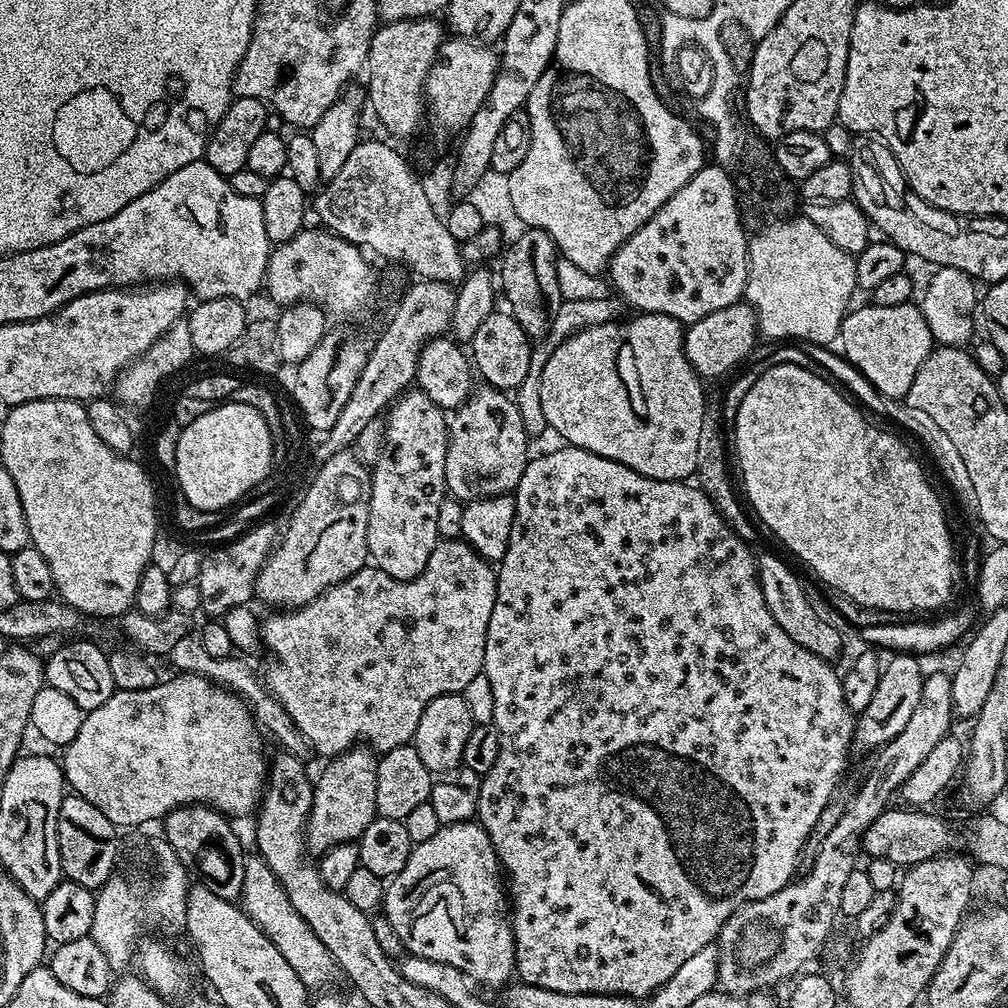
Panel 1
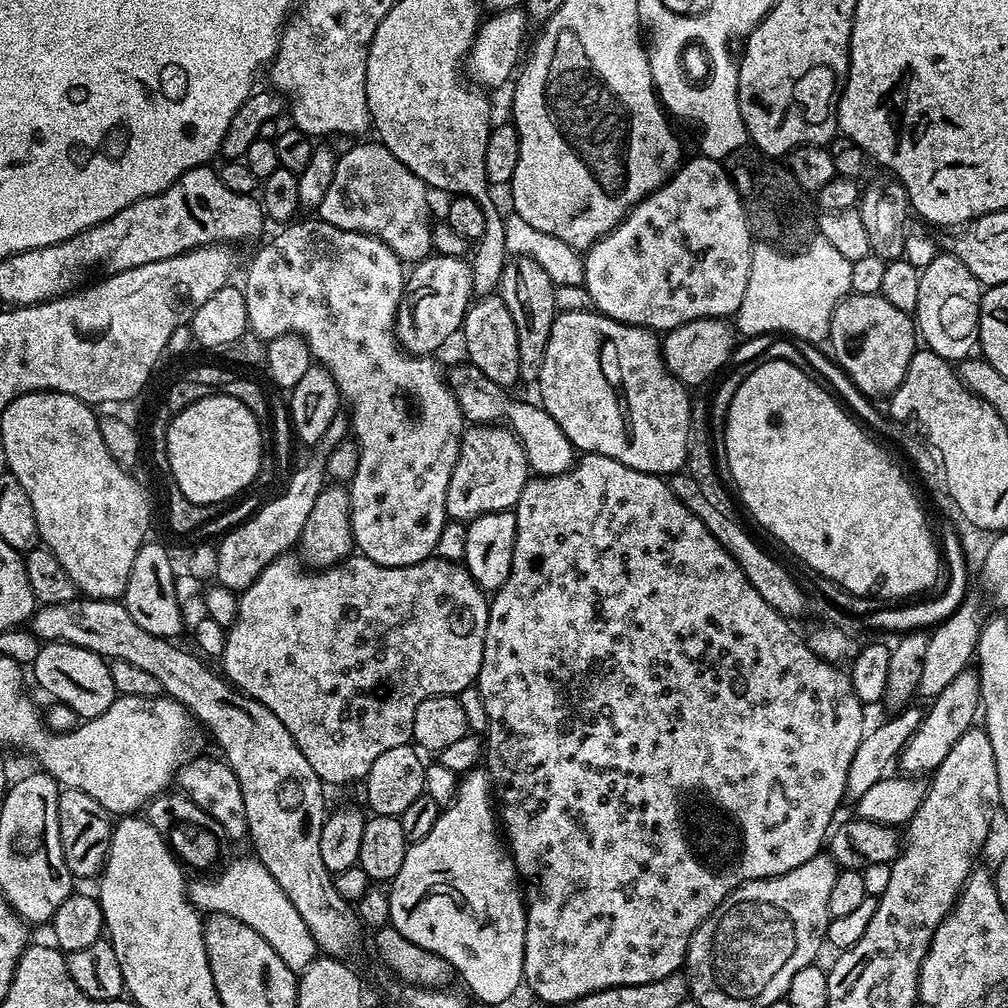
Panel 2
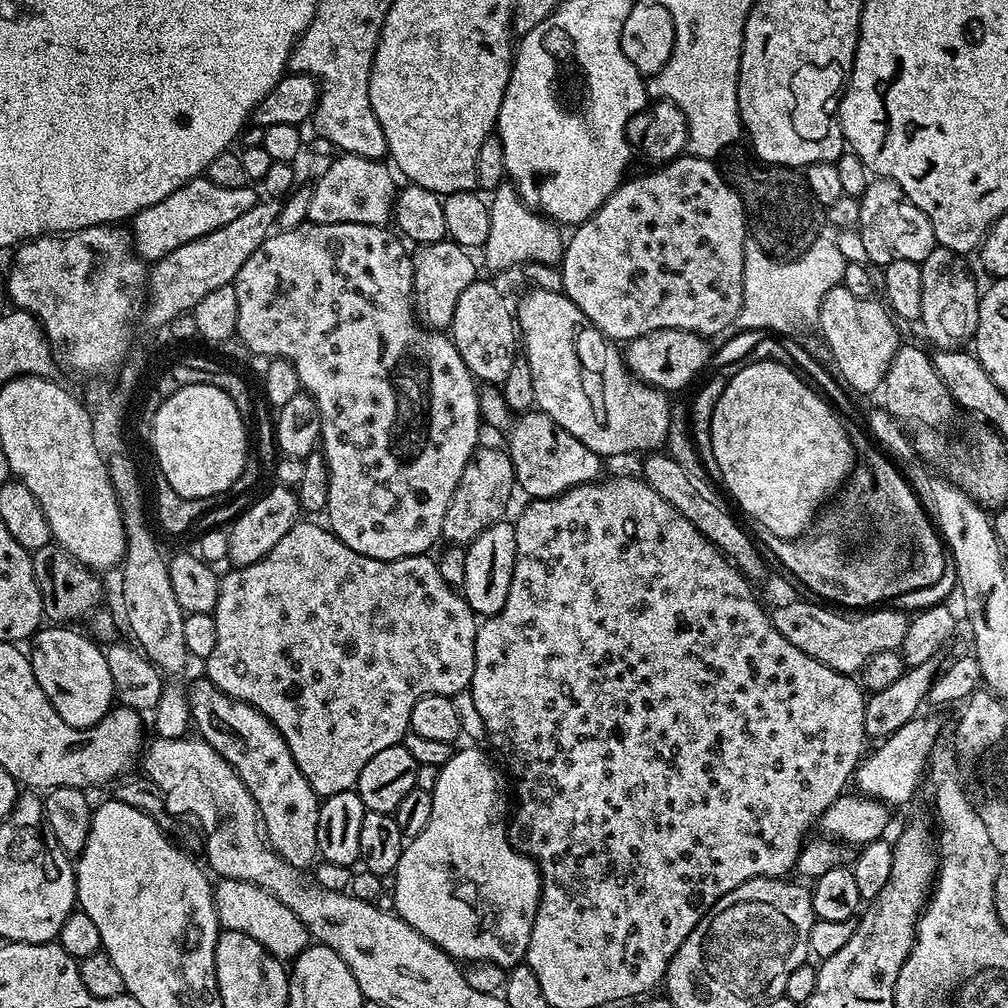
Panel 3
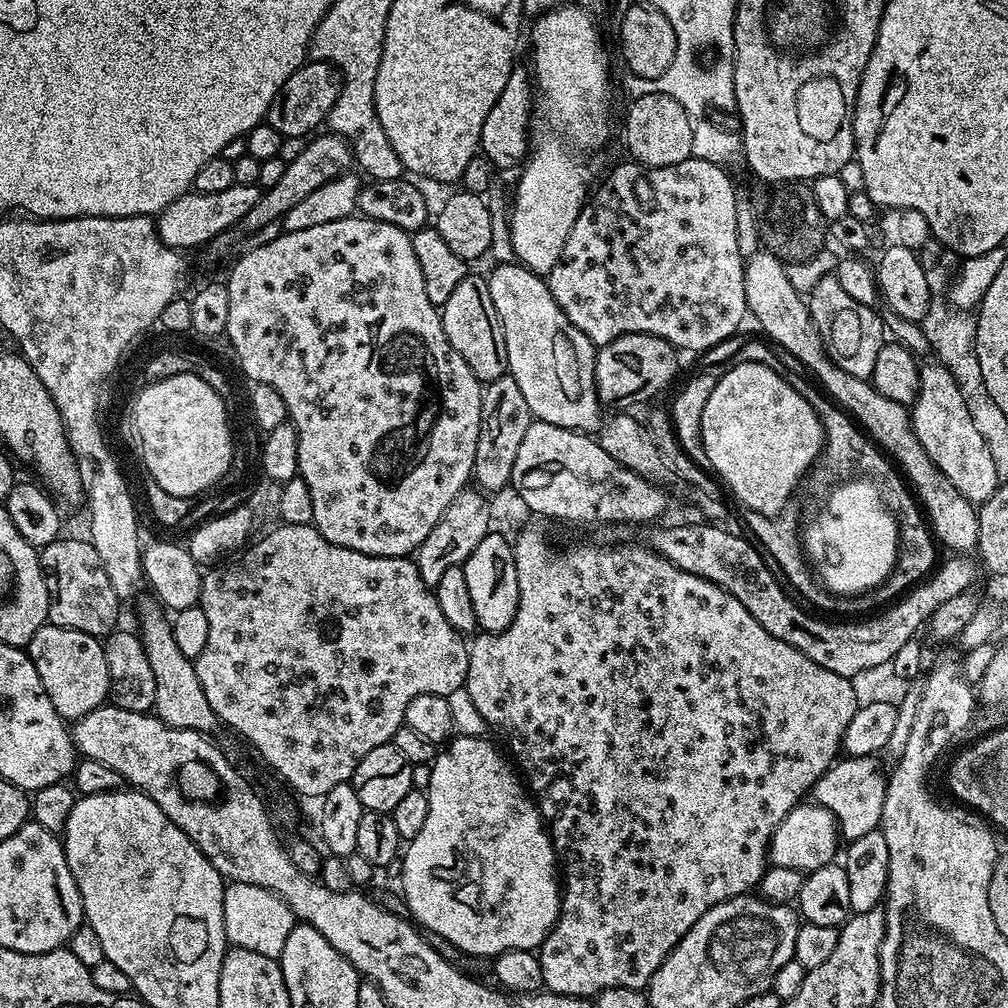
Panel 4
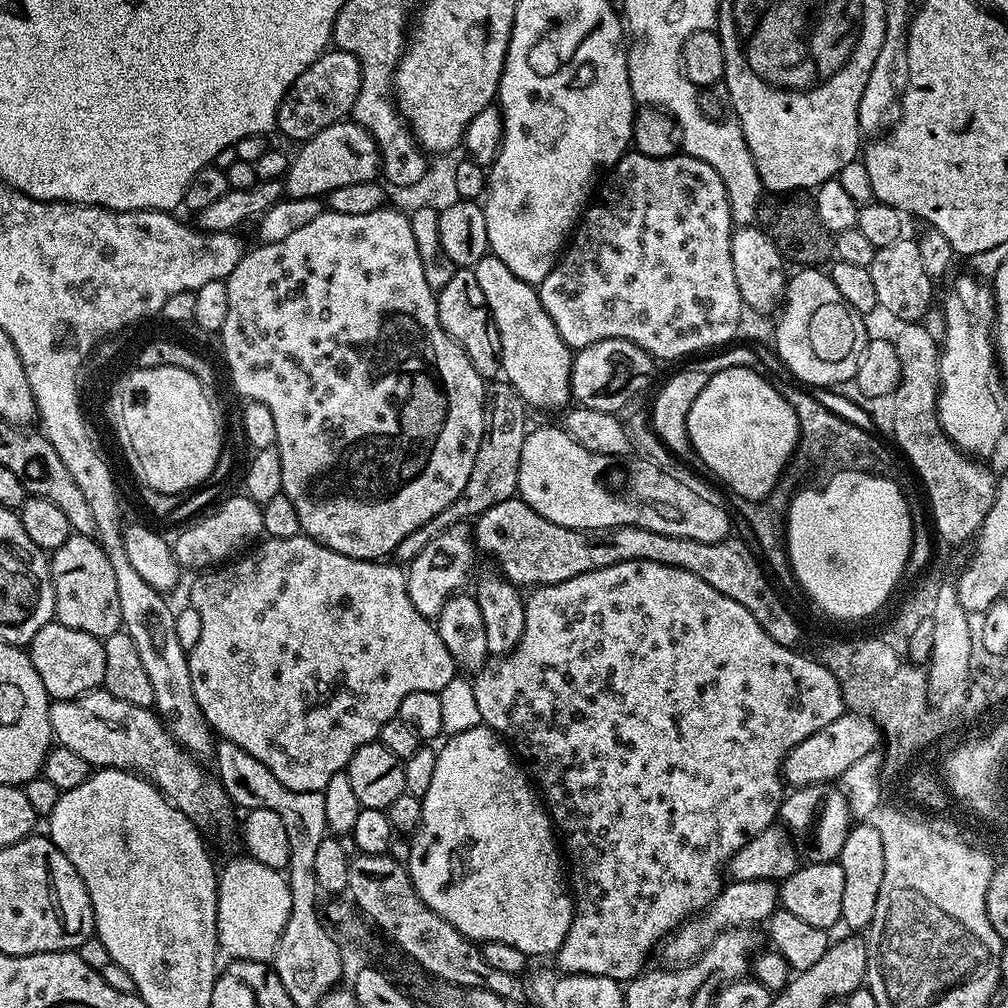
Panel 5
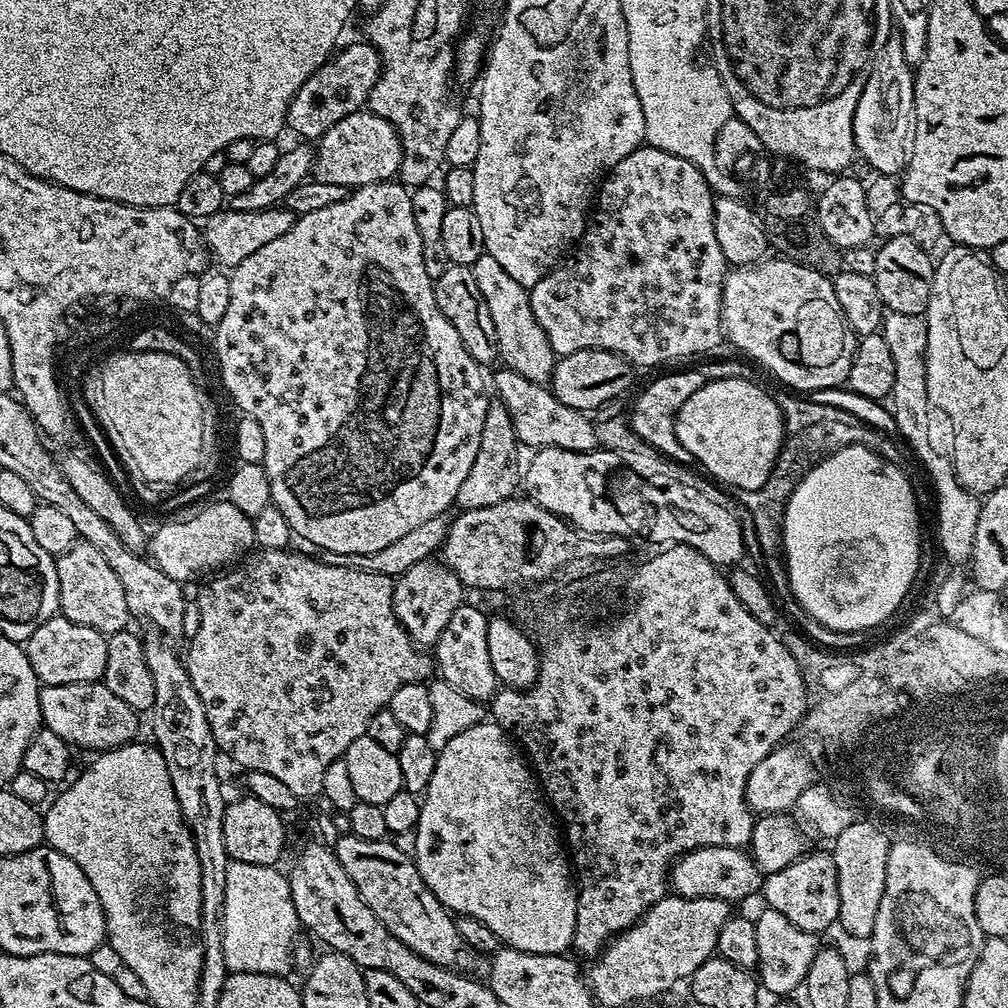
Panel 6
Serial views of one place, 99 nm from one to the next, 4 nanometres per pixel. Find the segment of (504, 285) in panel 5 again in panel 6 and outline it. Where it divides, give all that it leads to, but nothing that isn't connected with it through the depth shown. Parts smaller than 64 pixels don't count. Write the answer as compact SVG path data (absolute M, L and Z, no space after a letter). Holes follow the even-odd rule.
M485 255L478 258L478 262L470 265L474 274L474 282L478 282L478 290L482 290L482 298L486 298L486 306L490 306L490 318L494 318L494 330L498 330L498 346L500 360L507 367L513 368L522 378L530 378L534 382L544 384L551 381L552 367L558 359L552 351L550 342L538 326L538 318L534 318L534 310L530 306L529 289L522 287L494 258Z

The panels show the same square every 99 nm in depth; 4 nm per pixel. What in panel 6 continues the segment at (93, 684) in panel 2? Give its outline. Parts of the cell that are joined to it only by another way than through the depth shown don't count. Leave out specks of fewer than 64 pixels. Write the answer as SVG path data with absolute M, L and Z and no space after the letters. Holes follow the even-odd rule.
M55 615L46 622L42 622L34 634L23 645L24 653L28 655L30 666L34 666L34 674L40 679L41 685L53 684L66 686L67 684L95 684L101 679L106 670L106 646L108 637L90 626L82 626L78 622L70 622L62 615Z

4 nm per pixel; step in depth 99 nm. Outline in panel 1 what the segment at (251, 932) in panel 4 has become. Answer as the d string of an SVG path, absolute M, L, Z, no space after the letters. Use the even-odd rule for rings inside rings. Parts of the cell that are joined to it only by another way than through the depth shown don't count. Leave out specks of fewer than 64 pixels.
M259 854L249 855L244 861L244 869L246 878L244 879L242 907L248 913L248 917L264 931L264 936L270 938L270 942L278 946L278 954L282 954L282 958L286 958L286 962L294 966L294 974L302 978L307 988L320 990L328 986L323 986L323 984L330 983L335 976L338 976L336 960L330 954L330 950L322 946L318 934L314 934L314 930L306 926L306 918L302 918L298 910L294 910L290 898L280 885L280 879L273 874L270 866L266 866L266 862Z

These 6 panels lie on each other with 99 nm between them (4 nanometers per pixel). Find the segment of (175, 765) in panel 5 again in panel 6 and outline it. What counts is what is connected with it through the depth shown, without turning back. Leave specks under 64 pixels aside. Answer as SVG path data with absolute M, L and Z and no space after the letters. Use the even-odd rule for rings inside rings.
M103 682L95 684L46 684L40 690L40 719L43 727L54 730L69 746L107 750L137 739L141 717L126 702L114 698ZM77 744L77 745L76 745Z

